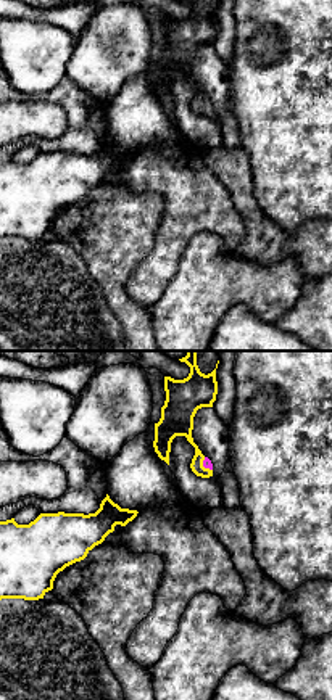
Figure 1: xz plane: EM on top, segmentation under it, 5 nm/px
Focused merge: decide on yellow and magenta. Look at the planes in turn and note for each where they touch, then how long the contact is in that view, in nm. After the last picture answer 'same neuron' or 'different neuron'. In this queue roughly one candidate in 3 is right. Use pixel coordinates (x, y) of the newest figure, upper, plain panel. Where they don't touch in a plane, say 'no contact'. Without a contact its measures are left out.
contact (202, 105); length 80 nm

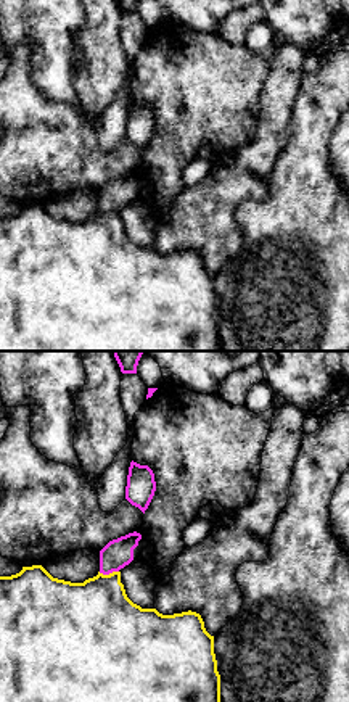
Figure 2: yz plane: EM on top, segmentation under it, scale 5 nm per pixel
contact (110, 213); length 100 nm

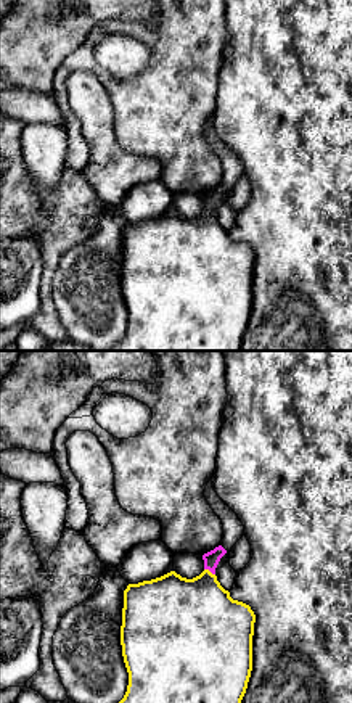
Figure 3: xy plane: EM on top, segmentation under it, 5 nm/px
contact (208, 209); length 70 nm

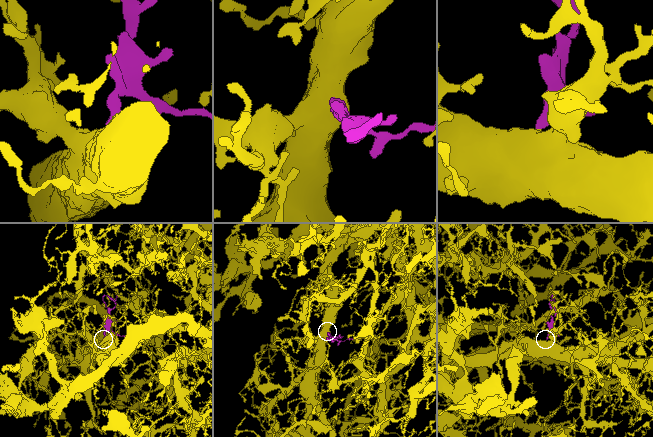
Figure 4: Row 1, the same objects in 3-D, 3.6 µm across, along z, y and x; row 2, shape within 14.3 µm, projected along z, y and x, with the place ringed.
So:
same neuron

